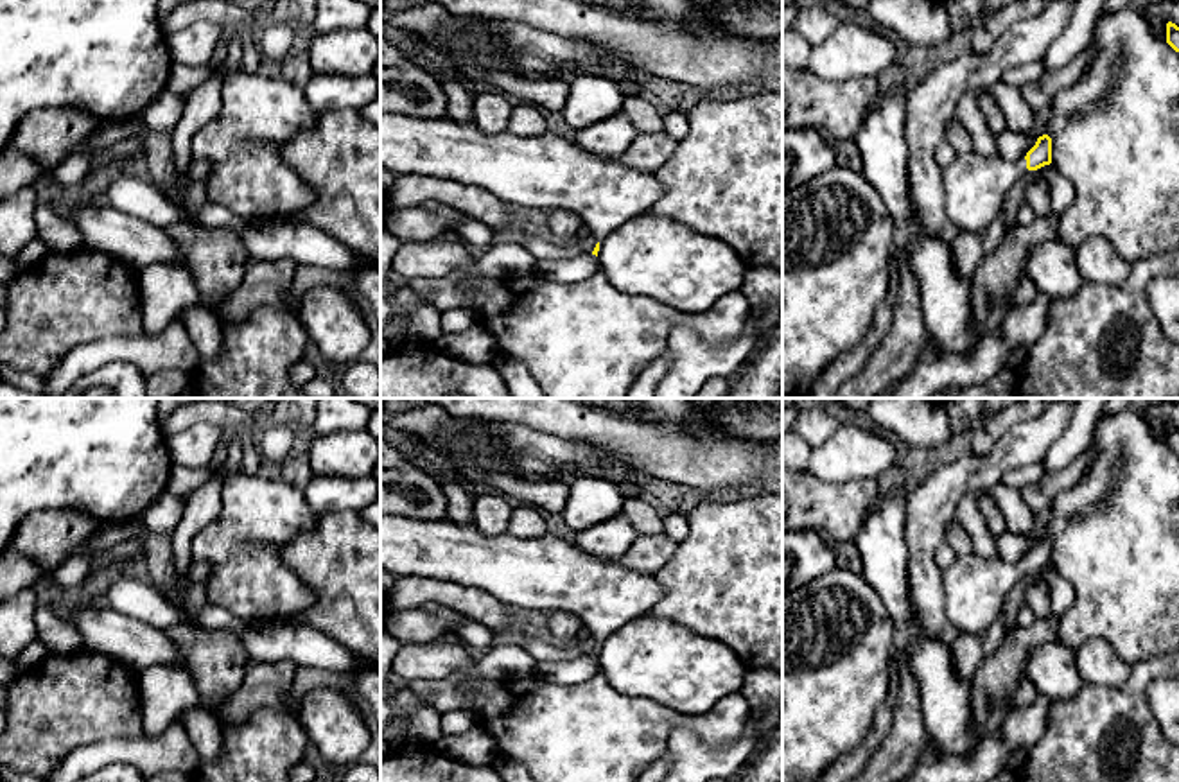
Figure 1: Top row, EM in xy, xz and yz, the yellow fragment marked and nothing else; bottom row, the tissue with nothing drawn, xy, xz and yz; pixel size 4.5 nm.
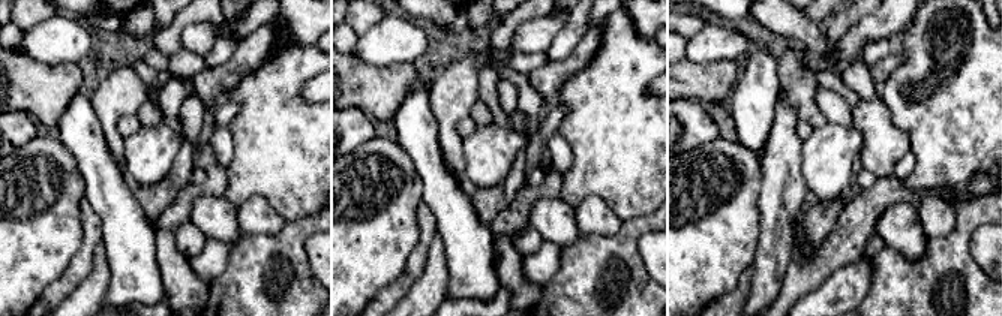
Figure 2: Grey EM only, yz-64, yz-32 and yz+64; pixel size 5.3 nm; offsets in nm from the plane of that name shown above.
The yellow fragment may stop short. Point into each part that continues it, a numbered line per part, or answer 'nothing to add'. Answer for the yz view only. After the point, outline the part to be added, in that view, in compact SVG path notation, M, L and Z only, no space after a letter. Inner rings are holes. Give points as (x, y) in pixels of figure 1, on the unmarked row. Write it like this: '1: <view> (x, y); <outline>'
1: yz (975, 587); M956 556L940 574L948 622L960 633L982 633L1003 612L1007 594L1025 574L1025 560Z

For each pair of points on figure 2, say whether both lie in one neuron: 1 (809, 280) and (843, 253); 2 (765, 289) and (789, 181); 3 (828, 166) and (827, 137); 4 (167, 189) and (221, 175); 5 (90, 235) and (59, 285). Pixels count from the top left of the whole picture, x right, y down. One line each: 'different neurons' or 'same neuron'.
1: same neuron
2: same neuron
3: same neuron
4: different neurons
5: same neuron

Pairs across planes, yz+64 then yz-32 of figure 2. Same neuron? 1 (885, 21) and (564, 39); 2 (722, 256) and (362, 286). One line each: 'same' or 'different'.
1: different
2: same

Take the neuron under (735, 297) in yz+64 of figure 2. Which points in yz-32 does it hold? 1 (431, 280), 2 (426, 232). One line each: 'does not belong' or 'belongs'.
1: does not belong
2: belongs

